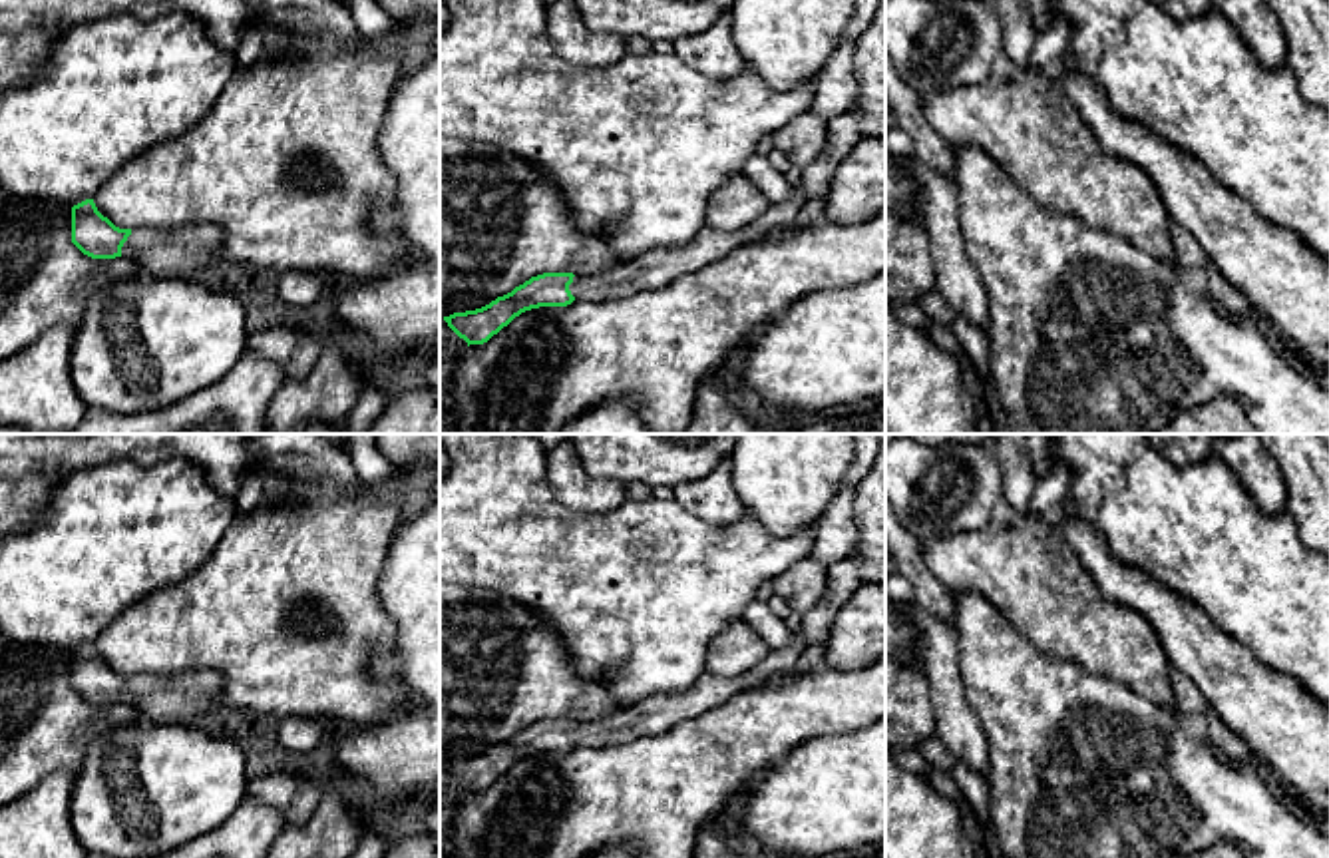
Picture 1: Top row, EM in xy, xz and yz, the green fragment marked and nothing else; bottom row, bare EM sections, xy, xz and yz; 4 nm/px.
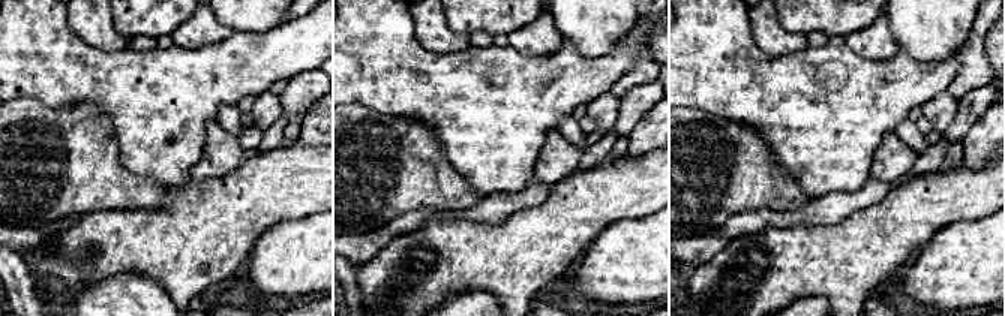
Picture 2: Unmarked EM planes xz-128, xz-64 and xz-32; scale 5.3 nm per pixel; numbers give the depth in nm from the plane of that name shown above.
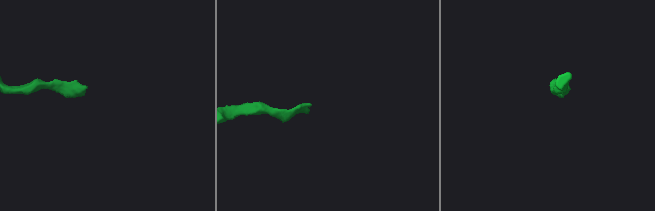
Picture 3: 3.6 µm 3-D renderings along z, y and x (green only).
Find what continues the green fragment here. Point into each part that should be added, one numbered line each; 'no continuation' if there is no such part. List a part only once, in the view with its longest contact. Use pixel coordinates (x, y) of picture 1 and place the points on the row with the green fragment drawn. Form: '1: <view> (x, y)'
1: xy (186, 249)

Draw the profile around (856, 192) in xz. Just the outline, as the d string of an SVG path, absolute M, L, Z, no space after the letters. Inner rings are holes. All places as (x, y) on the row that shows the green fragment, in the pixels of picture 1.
M861 137L840 161L826 193L824 219L861 223L885 207L885 139Z

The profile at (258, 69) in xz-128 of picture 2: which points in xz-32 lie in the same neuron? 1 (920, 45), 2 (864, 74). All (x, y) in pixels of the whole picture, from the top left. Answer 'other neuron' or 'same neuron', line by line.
1: other neuron
2: same neuron

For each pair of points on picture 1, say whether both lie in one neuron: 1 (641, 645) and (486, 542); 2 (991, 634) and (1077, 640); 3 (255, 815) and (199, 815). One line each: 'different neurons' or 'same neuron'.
1: same neuron
2: different neurons
3: different neurons

